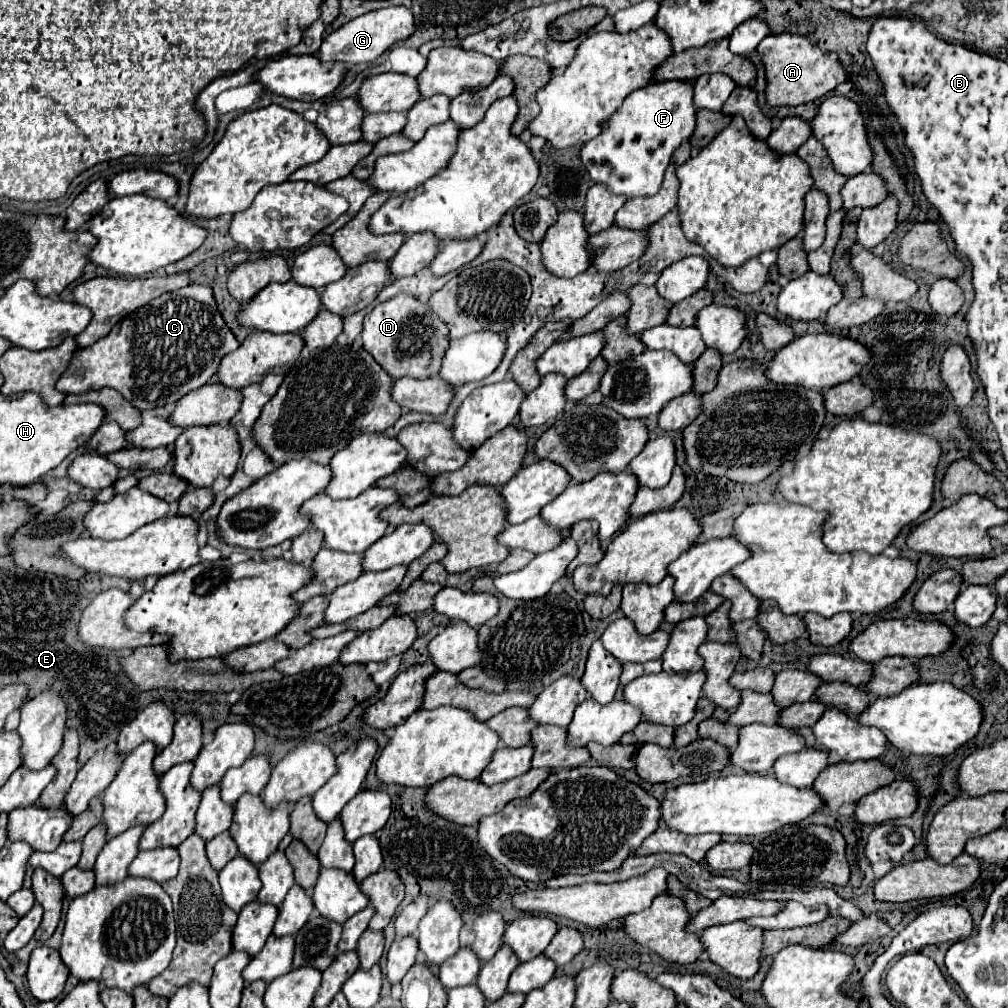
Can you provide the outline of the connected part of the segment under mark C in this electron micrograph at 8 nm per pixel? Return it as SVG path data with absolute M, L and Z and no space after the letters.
M186 285L178 291L164 293L158 299L152 299L148 305L136 309L120 323L116 323L116 327L112 327L106 337L98 339L90 347L76 351L64 375L56 381L56 389L60 393L86 393L92 389L110 387L124 395L124 399L128 399L136 409L152 409L176 403L186 393L208 383L218 369L218 359L234 351L238 345L240 343L226 327L216 309L212 289L208 285Z

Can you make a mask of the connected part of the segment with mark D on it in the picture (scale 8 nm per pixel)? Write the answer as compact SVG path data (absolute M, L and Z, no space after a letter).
M404 293L376 305L364 317L362 343L364 343L364 351L368 351L392 379L402 379L402 377L426 379L428 375L434 377L440 369L442 355L448 347L446 333L448 333L446 325L438 319L434 311L430 311L428 305Z

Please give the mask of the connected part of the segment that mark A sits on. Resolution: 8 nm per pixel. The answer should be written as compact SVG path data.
M780 33L768 35L758 45L758 55L766 69L766 103L770 107L794 107L808 101L816 101L818 97L834 91L834 87L846 81L846 71L838 61L838 55L830 51L822 51L814 47L800 35Z

